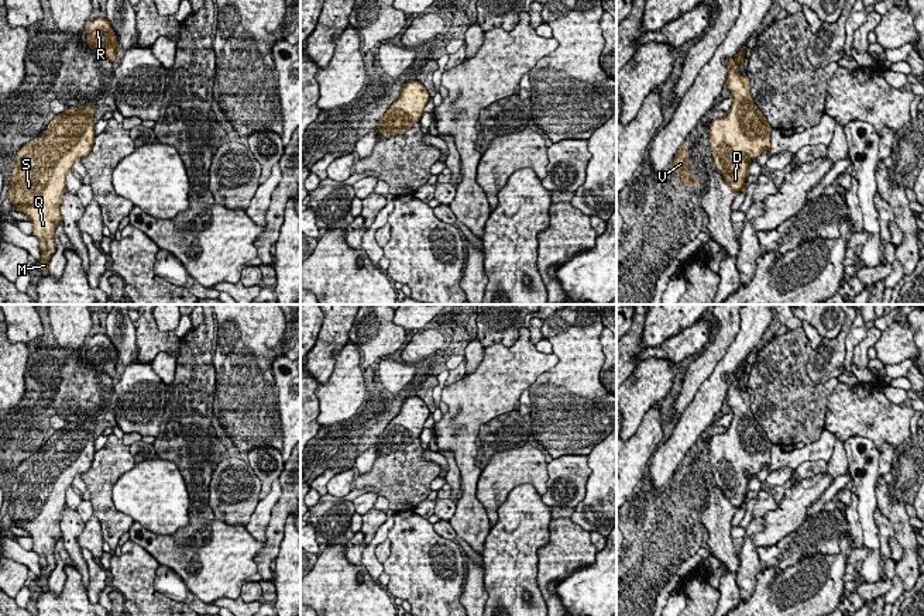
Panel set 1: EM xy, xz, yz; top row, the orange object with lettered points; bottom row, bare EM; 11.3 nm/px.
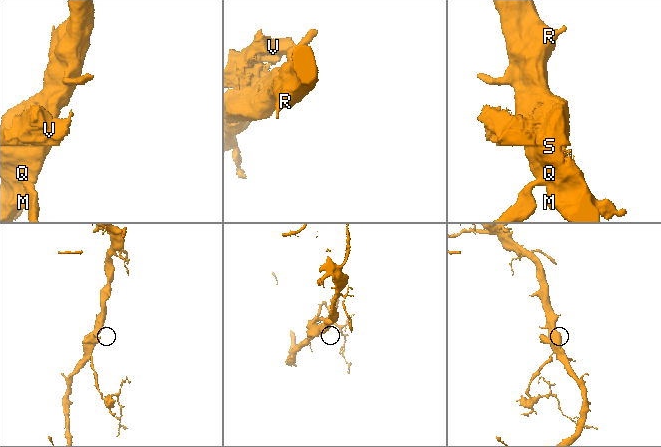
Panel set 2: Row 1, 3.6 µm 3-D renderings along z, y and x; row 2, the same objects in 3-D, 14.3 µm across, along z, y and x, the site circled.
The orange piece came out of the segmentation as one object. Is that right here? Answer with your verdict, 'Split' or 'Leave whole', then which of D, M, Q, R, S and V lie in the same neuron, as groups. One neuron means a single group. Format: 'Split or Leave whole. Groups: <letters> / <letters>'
Leave whole. Groups: D M Q R S V

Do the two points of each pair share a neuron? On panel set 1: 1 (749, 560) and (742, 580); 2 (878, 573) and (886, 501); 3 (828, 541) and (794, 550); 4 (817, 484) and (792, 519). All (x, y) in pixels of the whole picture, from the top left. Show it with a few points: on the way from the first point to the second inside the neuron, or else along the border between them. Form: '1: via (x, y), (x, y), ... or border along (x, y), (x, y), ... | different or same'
1: via (749, 564), (746, 575) | same
2: border along (878, 472), (876, 506) | different
3: via (820, 541), (803, 541) | same
4: via (809, 492), (792, 510) | same

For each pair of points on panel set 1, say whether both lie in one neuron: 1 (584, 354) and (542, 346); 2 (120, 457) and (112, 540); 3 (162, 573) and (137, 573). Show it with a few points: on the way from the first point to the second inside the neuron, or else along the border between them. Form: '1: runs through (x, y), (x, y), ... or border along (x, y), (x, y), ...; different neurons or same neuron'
1: border along (543, 337), (552, 346), (553, 353); different neurons
2: runs through (103, 478), (103, 509), (110, 519); same neuron
3: border along (158, 564), (154, 587), (175, 601); different neurons

